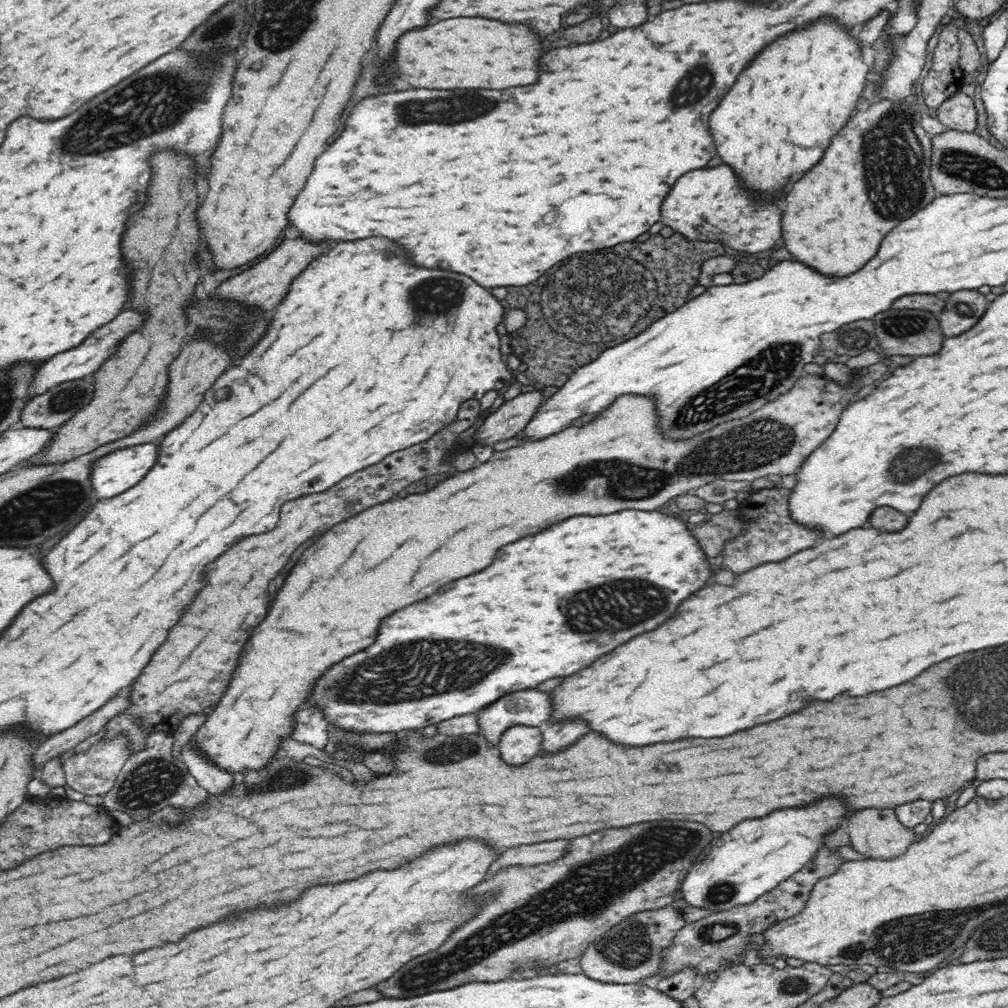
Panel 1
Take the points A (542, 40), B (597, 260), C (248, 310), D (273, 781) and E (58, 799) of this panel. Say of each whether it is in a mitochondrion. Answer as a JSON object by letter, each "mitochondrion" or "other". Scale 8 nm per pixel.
{"A":"other","B":"mitochondrion","C":"other","D":"mitochondrion","E":"other"}

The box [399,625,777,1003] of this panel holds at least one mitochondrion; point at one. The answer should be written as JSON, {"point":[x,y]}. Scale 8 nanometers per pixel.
{"point":[630,947]}

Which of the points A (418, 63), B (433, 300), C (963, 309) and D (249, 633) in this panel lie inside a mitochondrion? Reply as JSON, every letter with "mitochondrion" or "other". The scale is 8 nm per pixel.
{"A":"other","B":"mitochondrion","C":"mitochondrion","D":"other"}

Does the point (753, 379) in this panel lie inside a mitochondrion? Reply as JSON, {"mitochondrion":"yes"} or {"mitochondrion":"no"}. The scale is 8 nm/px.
{"mitochondrion":"yes"}

